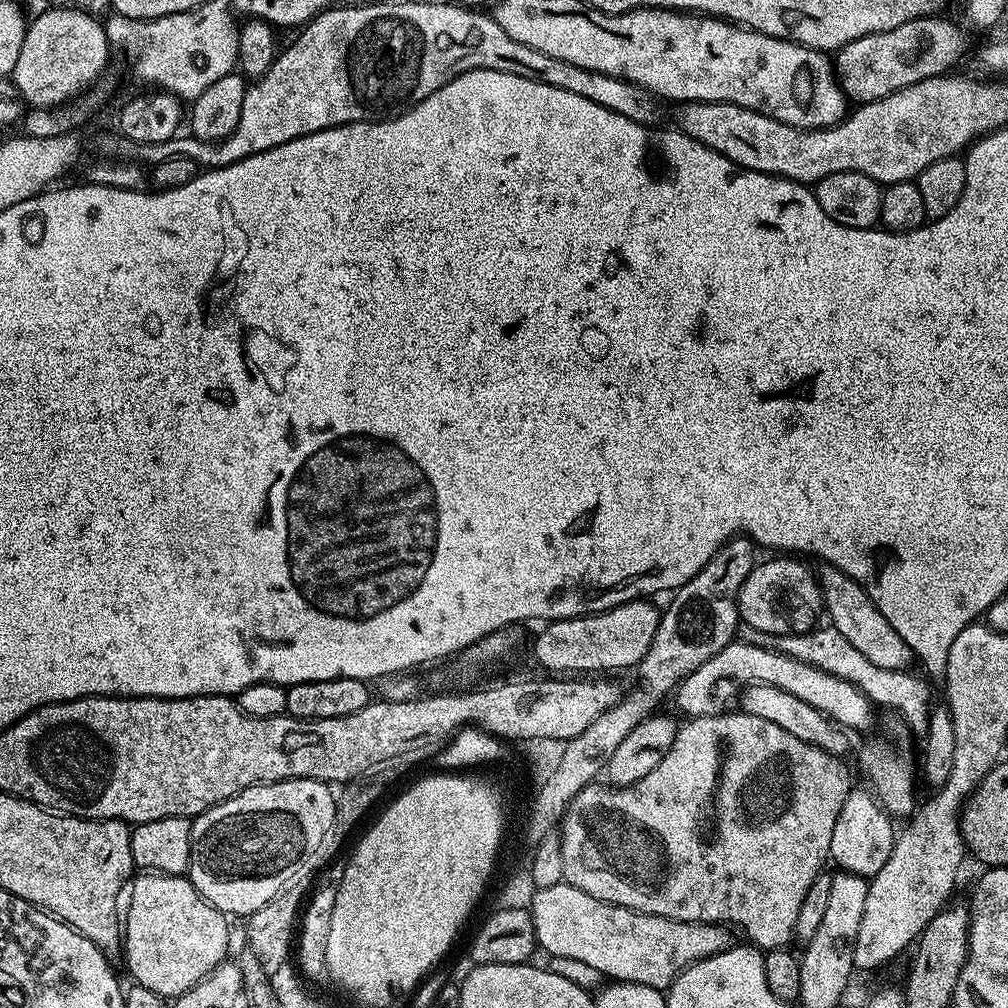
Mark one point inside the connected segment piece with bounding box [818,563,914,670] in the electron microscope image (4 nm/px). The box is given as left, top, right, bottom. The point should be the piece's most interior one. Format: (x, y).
(851, 611)

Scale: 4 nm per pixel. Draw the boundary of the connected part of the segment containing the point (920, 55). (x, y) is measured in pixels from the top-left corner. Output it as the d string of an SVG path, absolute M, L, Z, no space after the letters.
M932 14L922 16L894 30L858 38L839 49L834 56L834 67L845 97L856 106L869 104L891 92L914 86L914 82L943 76L960 59L963 61L969 51L967 34L958 25L935 18Z

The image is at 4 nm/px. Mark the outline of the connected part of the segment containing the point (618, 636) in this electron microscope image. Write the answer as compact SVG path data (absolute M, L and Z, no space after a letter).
M648 598L627 600L604 612L592 612L589 616L575 616L569 620L554 620L543 625L532 644L532 656L545 668L548 674L600 674L603 668L632 668L650 650L650 642L658 630L661 609L652 605Z

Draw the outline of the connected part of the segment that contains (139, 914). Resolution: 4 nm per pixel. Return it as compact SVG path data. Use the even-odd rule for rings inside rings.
M183 875L138 876L131 881L128 913L122 916L124 960L135 983L159 996L175 998L213 972L227 957L224 955L228 952L229 921L225 913L200 897L200 891Z

